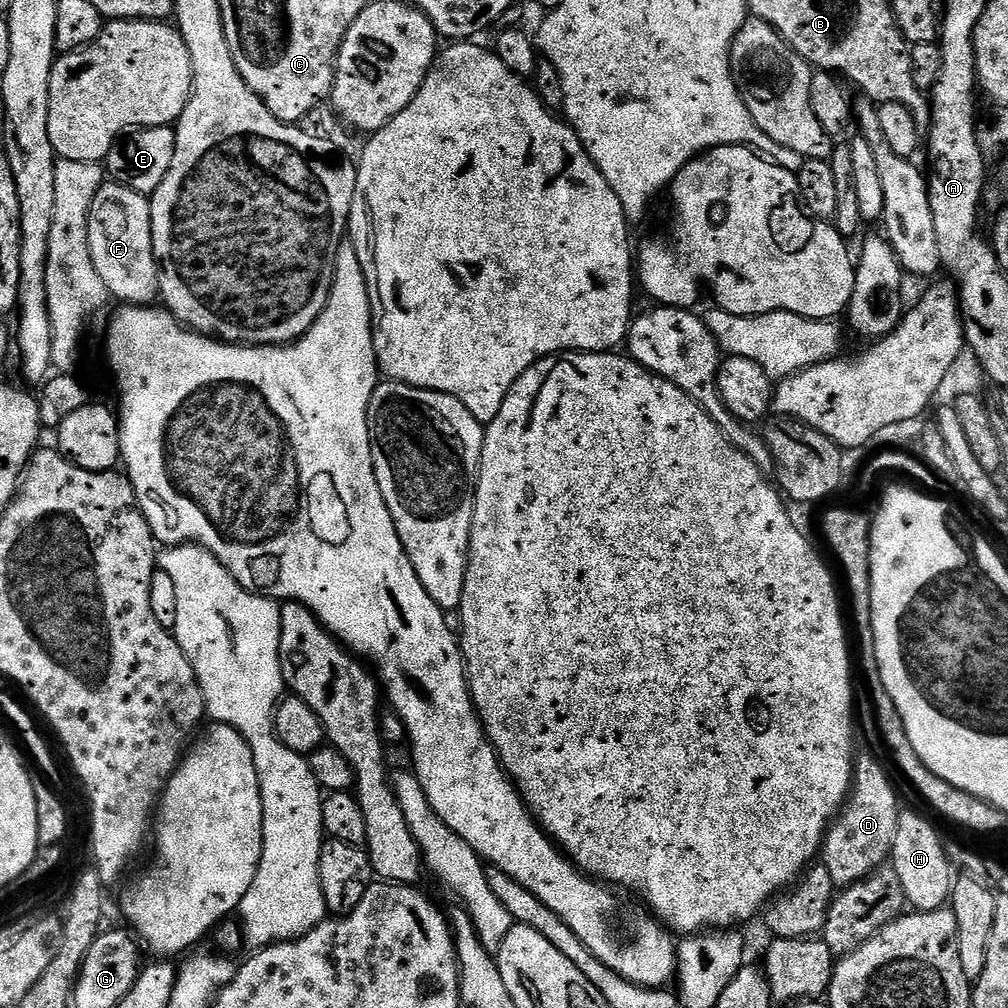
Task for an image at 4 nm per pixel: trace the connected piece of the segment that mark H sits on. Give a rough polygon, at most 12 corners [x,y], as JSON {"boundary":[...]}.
{"boundary":[[901,811],[890,864],[915,911],[945,907],[954,883],[943,839]]}

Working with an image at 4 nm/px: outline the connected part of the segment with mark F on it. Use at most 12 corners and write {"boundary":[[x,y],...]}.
{"boundary":[[106,182],[90,206],[94,270],[109,297],[159,297],[152,202]]}

